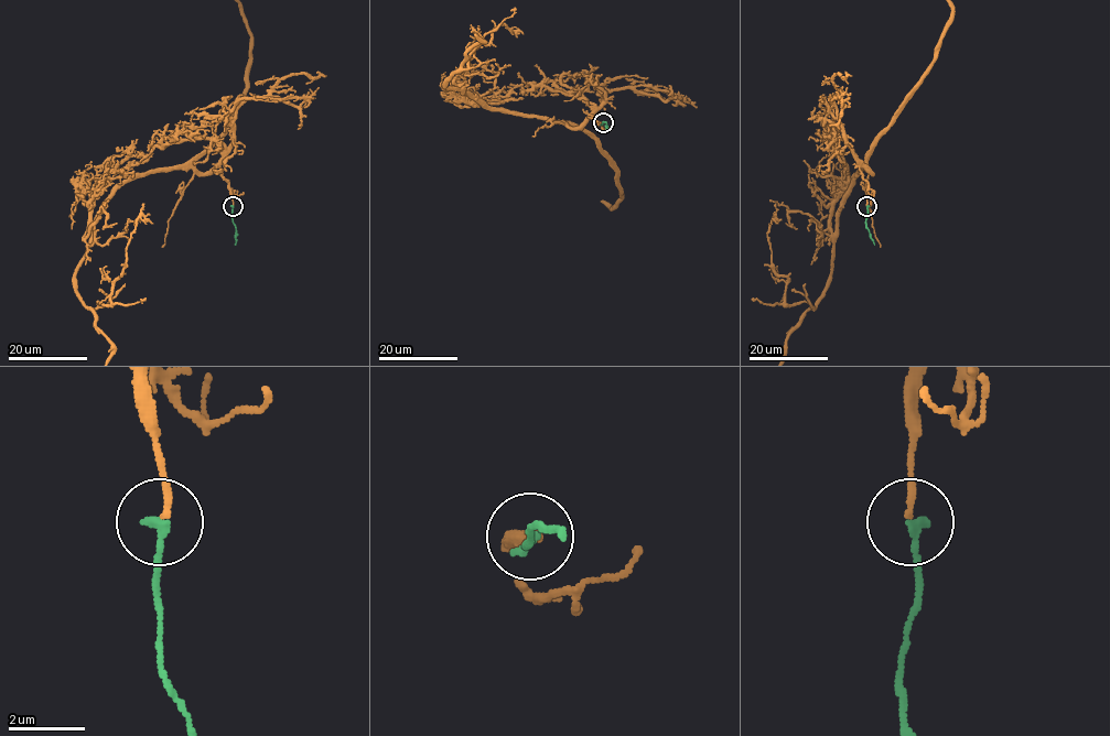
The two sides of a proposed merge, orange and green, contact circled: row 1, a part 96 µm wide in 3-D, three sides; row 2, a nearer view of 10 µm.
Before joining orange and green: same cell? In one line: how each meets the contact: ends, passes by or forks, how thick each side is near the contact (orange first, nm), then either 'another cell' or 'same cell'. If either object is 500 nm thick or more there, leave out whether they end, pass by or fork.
orange ends there; green ends there; 170 nm thick on the orange side, 240 nm on the other; same cell

